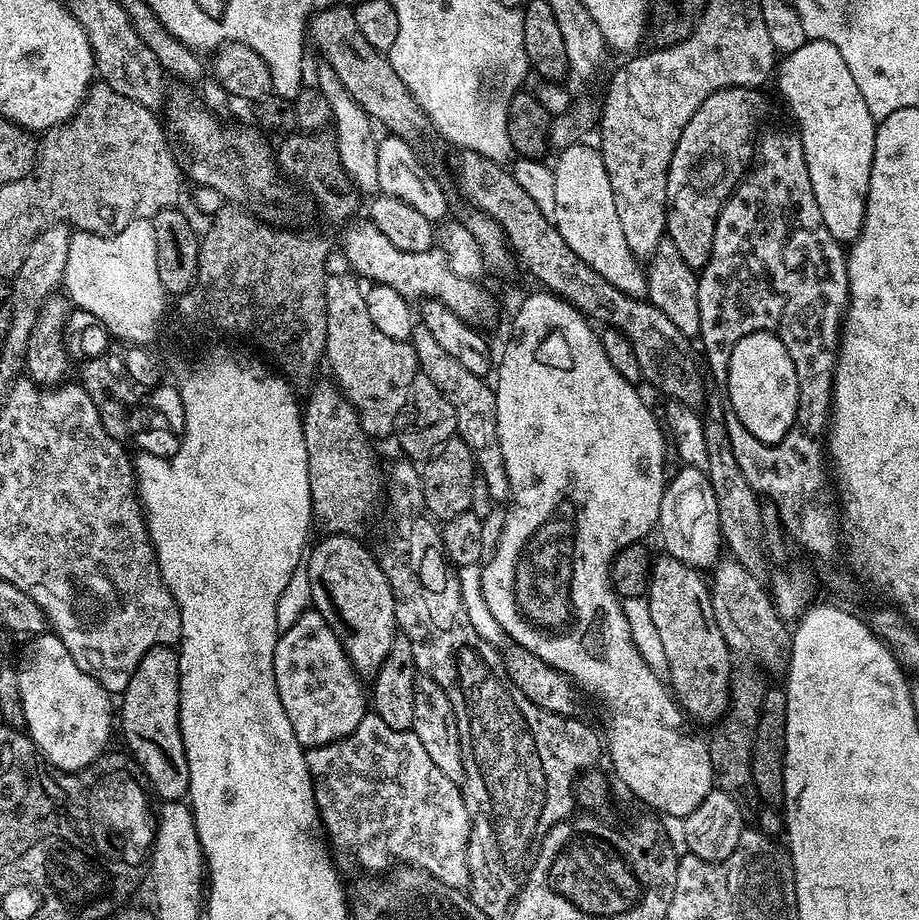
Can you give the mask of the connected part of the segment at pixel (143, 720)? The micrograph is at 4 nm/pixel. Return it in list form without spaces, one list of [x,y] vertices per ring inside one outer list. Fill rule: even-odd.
[[[175,647],[152,648],[140,659],[126,690],[118,700],[118,728],[124,731],[131,759],[144,771],[143,779],[147,787],[153,793],[156,791],[161,801],[184,800],[190,786],[190,766],[186,762],[186,746],[182,742],[180,729],[180,657]]]

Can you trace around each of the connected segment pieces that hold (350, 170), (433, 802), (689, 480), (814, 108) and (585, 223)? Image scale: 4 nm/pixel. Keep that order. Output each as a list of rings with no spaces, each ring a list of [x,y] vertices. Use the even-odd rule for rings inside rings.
[[[317,61],[318,64],[312,74],[313,85],[324,94],[326,100],[331,106],[332,119],[334,123],[334,139],[339,152],[339,160],[344,172],[347,173],[353,187],[369,196],[375,195],[379,191],[380,183],[378,182],[378,152],[379,137],[376,136],[376,126],[372,118],[356,102],[352,95],[342,85],[342,80],[338,74],[329,66],[326,61]]]
[[[365,714],[362,722],[346,738],[330,742],[326,746],[318,746],[305,751],[304,757],[308,763],[308,769],[312,775],[312,789],[316,795],[316,805],[320,811],[320,823],[324,825],[326,839],[330,845],[330,851],[334,857],[335,863],[341,869],[344,868],[361,868],[364,874],[384,874],[389,871],[392,860],[401,860],[399,863],[404,866],[421,868],[423,872],[429,872],[438,882],[446,882],[446,886],[464,890],[470,884],[470,870],[468,869],[468,839],[472,833],[472,817],[466,810],[466,802],[460,784],[450,782],[438,766],[434,766],[434,761],[430,759],[430,754],[418,742],[418,738],[411,730],[407,732],[396,732],[382,718],[375,714]]]
[[[681,467],[676,477],[667,481],[658,533],[664,539],[663,551],[697,570],[708,570],[721,559],[722,541],[718,506],[714,502],[714,490],[703,467]]]
[[[809,42],[787,53],[775,69],[774,84],[780,87],[789,110],[796,115],[795,127],[800,133],[802,150],[810,170],[810,186],[814,186],[814,198],[818,198],[818,210],[822,210],[826,230],[830,230],[832,237],[841,244],[851,246],[864,225],[872,165],[874,121],[870,110],[864,106],[862,90],[856,89],[854,74],[848,73],[846,58],[838,54],[838,46],[823,42]]]
[[[581,142],[563,149],[554,161],[555,209],[553,221],[562,234],[566,246],[586,262],[606,282],[611,282],[631,296],[647,297],[647,280],[641,261],[637,260],[630,246],[626,244],[626,234],[622,232],[622,222],[618,222],[618,206],[614,206],[614,190],[606,174],[599,151],[588,142]]]

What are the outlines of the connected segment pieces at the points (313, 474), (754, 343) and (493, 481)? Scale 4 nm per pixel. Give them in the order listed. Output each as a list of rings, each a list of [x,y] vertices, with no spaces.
[[[323,382],[317,383],[315,387],[311,389],[310,395],[306,403],[302,408],[302,415],[304,418],[304,437],[306,438],[306,446],[308,447],[308,477],[310,478],[310,498],[312,499],[312,514],[317,525],[321,524],[325,529],[323,530],[328,534],[348,534],[353,531],[352,527],[363,522],[368,515],[372,512],[372,507],[376,504],[376,499],[381,499],[382,496],[382,468],[376,465],[376,452],[372,449],[373,441],[364,432],[362,426],[360,425],[360,416],[356,413],[356,408],[350,401],[344,397],[343,392],[336,387],[335,383],[327,382],[328,384],[323,384]]]
[[[756,332],[741,338],[729,356],[728,378],[725,383],[729,407],[737,411],[746,430],[762,442],[780,442],[793,426],[798,408],[798,380],[792,355],[770,332]]]
[[[417,323],[410,339],[413,350],[420,363],[420,372],[450,398],[456,415],[456,430],[459,439],[470,446],[476,459],[476,471],[479,479],[488,487],[488,496],[492,500],[507,501],[512,495],[512,483],[506,474],[506,462],[502,458],[502,446],[498,438],[496,421],[496,394],[493,385],[483,376],[470,374],[466,366],[461,366],[455,358],[446,354],[444,347],[434,339],[434,334],[422,323]]]

